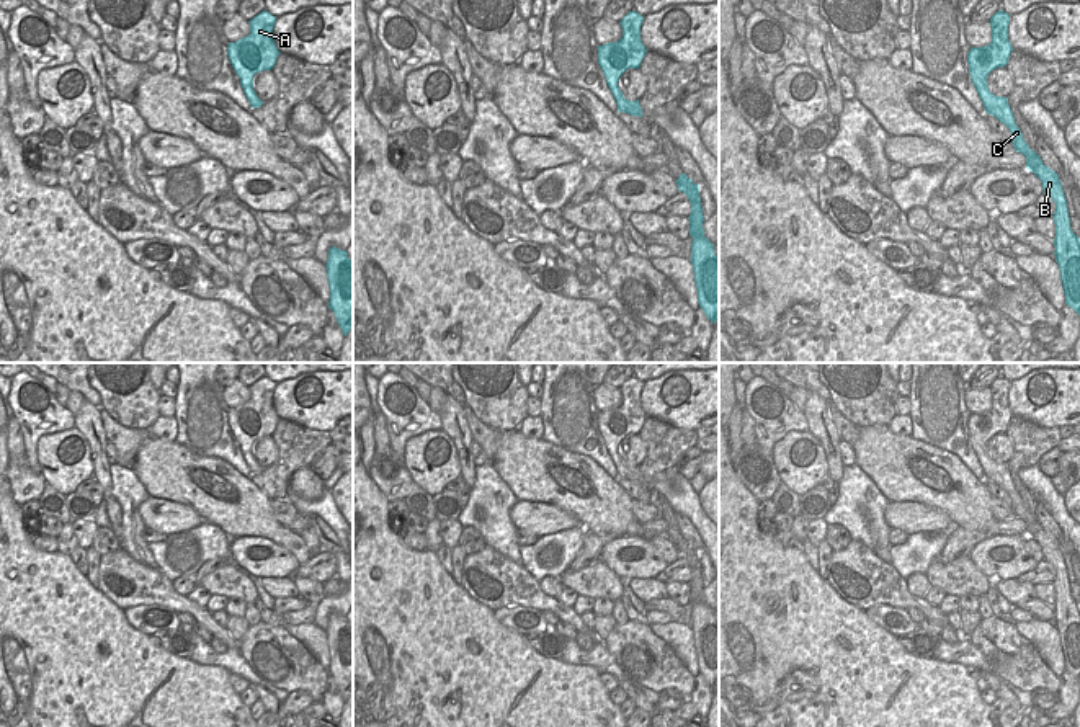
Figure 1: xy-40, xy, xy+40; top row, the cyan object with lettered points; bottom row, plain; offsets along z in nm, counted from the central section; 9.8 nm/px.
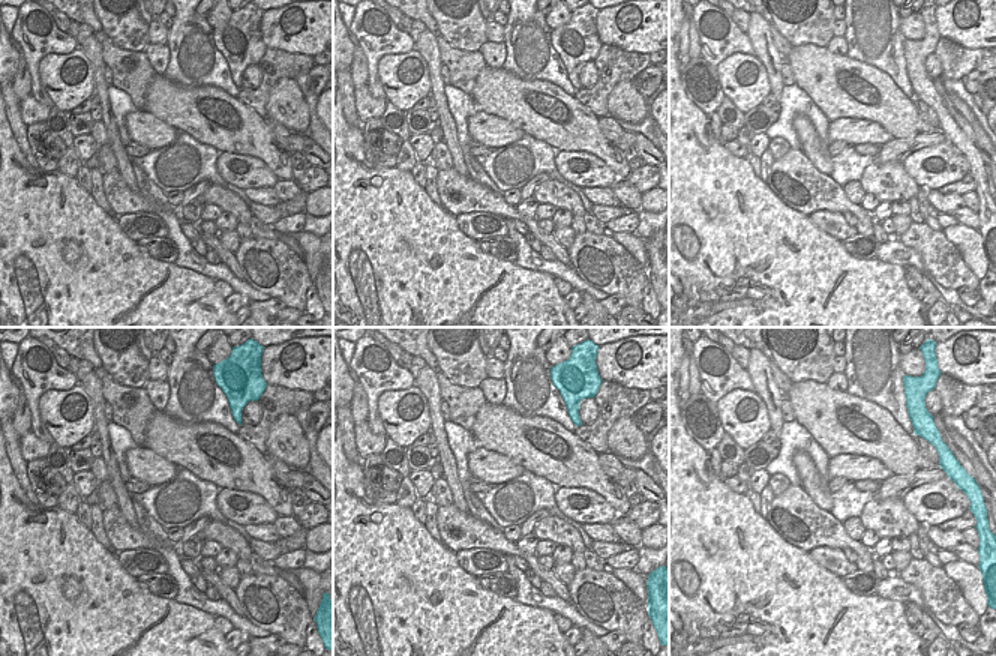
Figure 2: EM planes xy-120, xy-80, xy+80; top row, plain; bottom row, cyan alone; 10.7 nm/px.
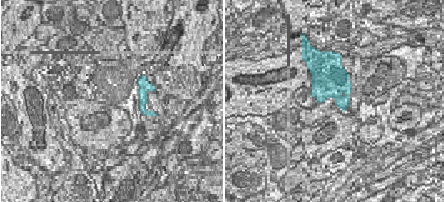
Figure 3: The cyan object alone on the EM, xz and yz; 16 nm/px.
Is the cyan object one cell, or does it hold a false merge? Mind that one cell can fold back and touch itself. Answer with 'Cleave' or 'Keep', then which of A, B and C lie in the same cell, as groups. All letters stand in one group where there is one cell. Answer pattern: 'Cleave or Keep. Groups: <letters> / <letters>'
Keep. Groups: A B C

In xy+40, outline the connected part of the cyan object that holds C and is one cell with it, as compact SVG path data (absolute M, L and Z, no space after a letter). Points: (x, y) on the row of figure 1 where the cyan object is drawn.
M1003 10L990 18L992 42L984 47L971 47L967 54L969 74L985 113L995 116L1010 129L1015 150L1026 157L1026 168L1041 180L1044 194L1055 203L1052 216L1055 224L1054 255L1060 270L1065 304L1080 315L1080 239L1070 229L1067 201L1059 175L1046 167L1041 157L1024 142L1008 98L995 96L987 85L989 74L998 67L1005 67L1013 51L1008 39L1008 25L1010 15Z

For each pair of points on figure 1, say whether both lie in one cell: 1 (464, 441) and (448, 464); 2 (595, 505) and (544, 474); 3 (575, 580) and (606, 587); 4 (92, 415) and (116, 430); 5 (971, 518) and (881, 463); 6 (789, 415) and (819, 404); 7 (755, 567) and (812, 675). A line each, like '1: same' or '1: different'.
1: different
2: same
3: same
4: different
5: same
6: different
7: same

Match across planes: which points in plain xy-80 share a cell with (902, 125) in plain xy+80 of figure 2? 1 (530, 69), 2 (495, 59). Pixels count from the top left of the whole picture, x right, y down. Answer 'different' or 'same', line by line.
1: different
2: different

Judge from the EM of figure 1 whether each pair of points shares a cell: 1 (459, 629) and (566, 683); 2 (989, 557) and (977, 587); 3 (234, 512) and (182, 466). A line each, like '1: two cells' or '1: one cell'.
1: one cell
2: two cells
3: one cell

